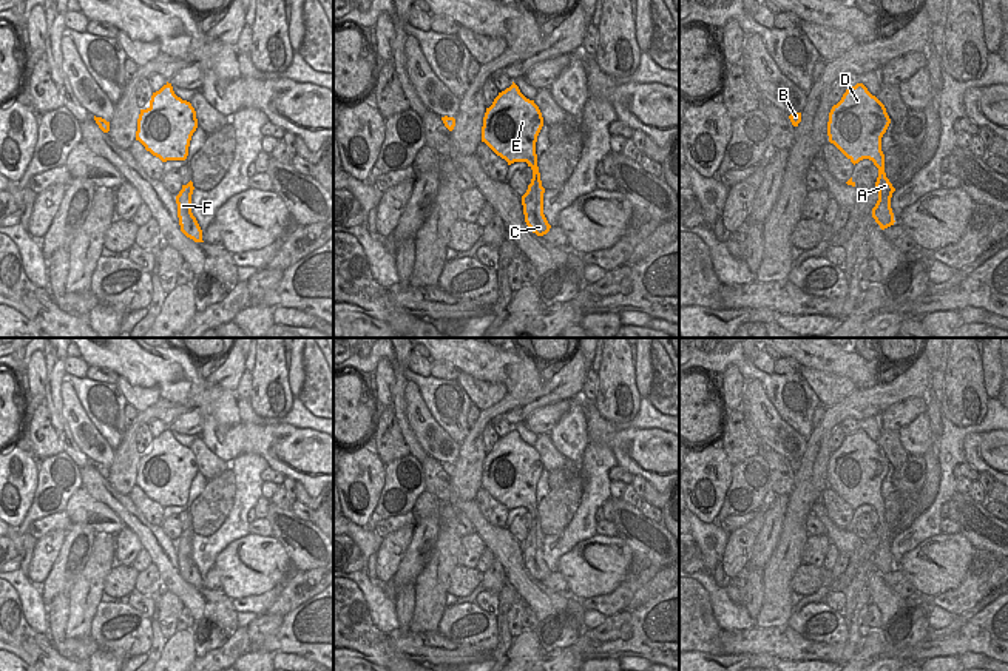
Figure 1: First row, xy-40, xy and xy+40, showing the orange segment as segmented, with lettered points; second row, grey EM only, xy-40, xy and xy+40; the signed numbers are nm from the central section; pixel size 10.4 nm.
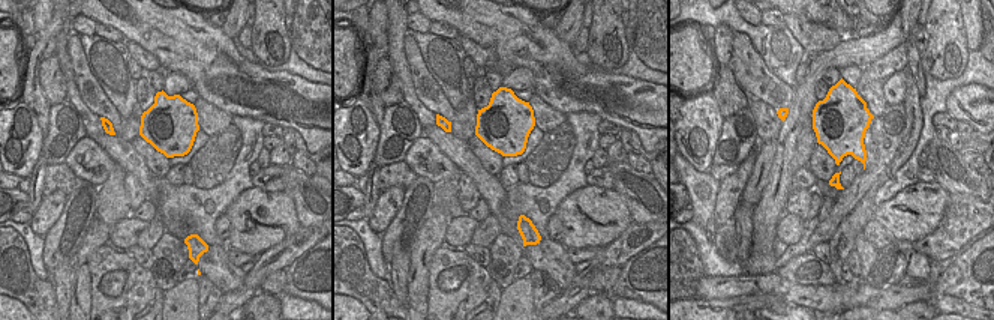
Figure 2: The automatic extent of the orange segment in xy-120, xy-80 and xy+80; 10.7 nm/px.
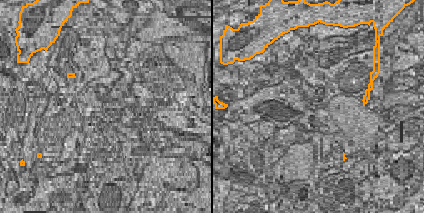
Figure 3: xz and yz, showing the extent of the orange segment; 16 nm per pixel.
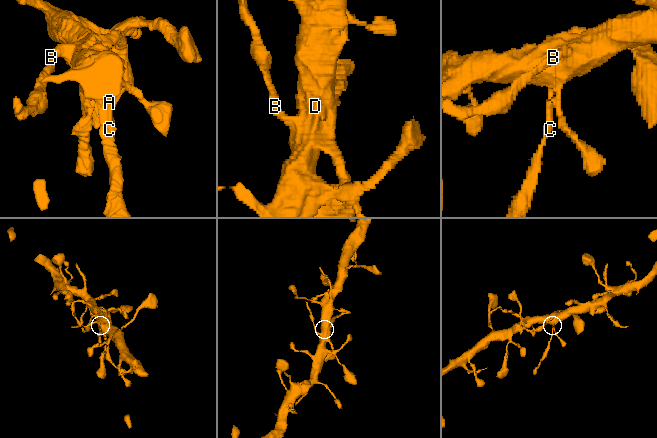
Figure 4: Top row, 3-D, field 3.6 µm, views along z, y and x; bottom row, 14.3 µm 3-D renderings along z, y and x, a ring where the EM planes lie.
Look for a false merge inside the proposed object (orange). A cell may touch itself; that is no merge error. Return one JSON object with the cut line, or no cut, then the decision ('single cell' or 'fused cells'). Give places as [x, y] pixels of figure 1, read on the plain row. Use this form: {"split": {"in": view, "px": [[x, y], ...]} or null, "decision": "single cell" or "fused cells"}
{"split": {"in": "xy+40", "px": [[885, 520], [879, 523]]}, "decision": "fused cells"}

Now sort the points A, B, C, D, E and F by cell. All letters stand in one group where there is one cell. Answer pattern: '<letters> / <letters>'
A C F / B D E

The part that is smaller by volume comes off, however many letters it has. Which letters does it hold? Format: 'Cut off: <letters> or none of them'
Cut off: A, C, F

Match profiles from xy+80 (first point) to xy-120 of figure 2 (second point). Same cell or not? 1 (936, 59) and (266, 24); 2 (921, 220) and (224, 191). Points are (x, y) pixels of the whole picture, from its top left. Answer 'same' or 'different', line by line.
1: same
2: different

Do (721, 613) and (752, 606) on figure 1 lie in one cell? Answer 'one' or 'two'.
two

